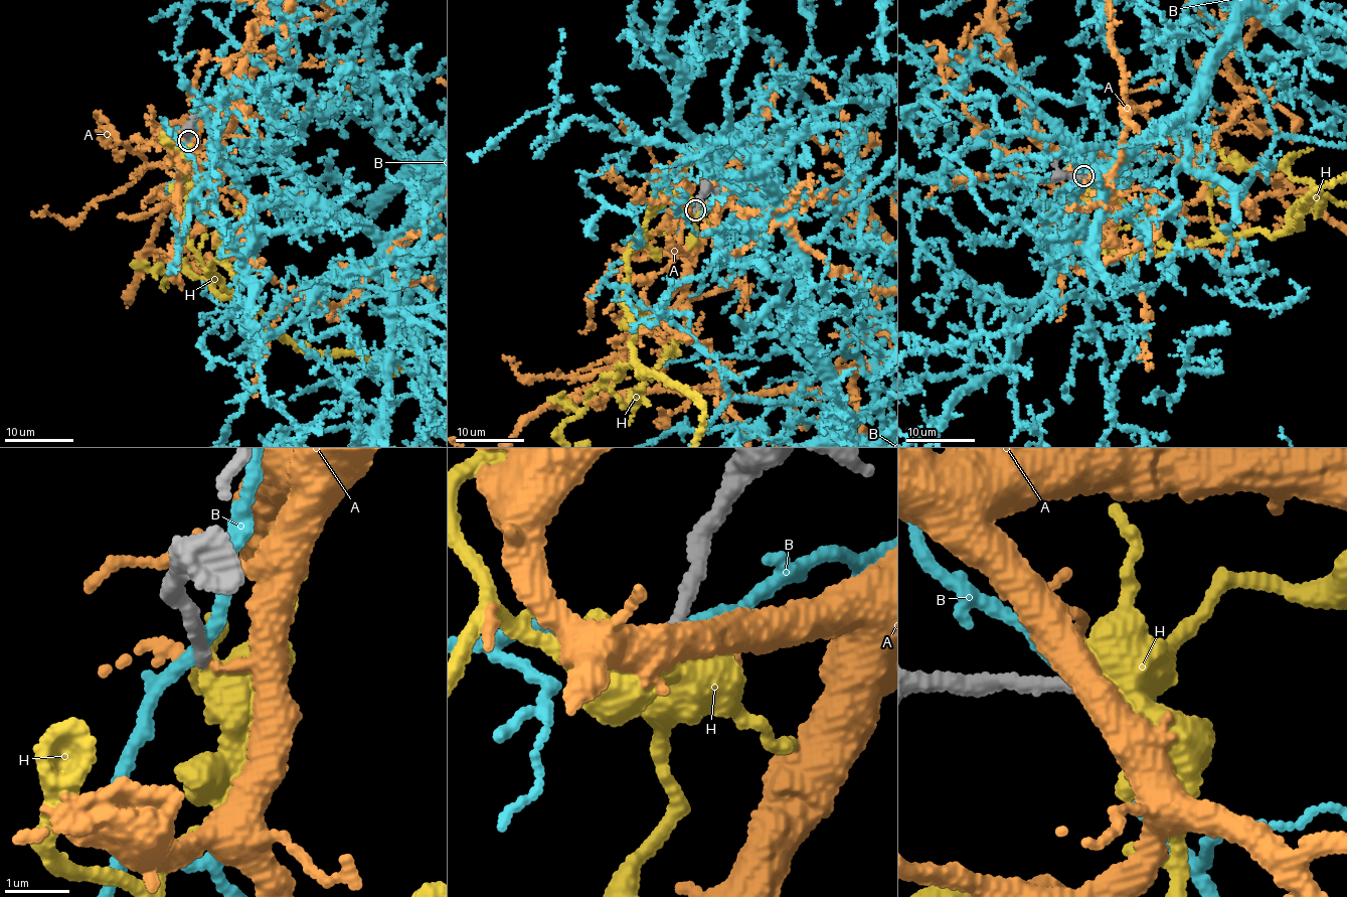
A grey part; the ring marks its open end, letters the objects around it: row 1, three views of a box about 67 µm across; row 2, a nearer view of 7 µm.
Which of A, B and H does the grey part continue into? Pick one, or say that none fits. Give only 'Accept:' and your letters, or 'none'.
Accept: H

